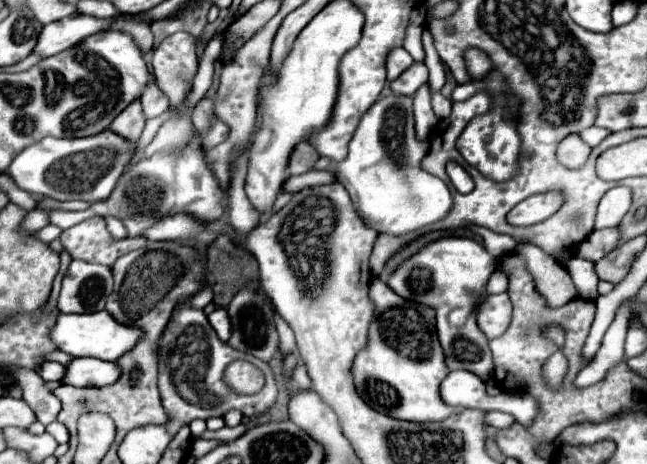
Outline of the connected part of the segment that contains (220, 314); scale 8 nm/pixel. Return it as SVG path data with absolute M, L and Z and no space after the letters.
M215 309L211 315L209 315L209 323L211 327L215 329L217 337L227 343L229 337L231 337L231 319L227 317L227 309Z

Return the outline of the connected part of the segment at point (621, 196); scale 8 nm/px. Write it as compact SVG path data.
M613 187L609 189L597 209L597 219L595 219L595 231L607 229L607 227L617 227L623 215L629 211L627 205L627 187Z

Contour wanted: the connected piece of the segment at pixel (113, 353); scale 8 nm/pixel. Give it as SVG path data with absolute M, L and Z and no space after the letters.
M107 311L87 313L87 315L61 313L57 317L57 323L51 327L49 337L57 345L59 351L65 351L71 357L97 357L103 361L115 361L117 357L127 353L131 347L135 347L135 343L141 337L141 331L119 325Z

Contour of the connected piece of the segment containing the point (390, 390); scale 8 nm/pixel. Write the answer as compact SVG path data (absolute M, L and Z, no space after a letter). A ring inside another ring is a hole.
M381 279L369 285L369 297L375 305L367 345L355 355L351 375L359 397L375 411L405 421L443 421L445 417L463 411L449 407L439 397L439 381L449 373L445 367L443 349L435 331L435 309L399 297Z

